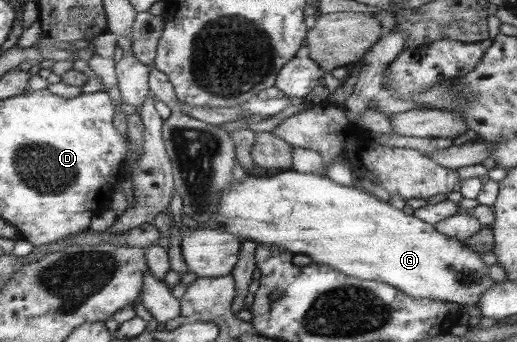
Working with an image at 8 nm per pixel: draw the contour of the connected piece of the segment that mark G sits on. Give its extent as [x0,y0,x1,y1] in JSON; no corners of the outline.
[211,169,497,307]

